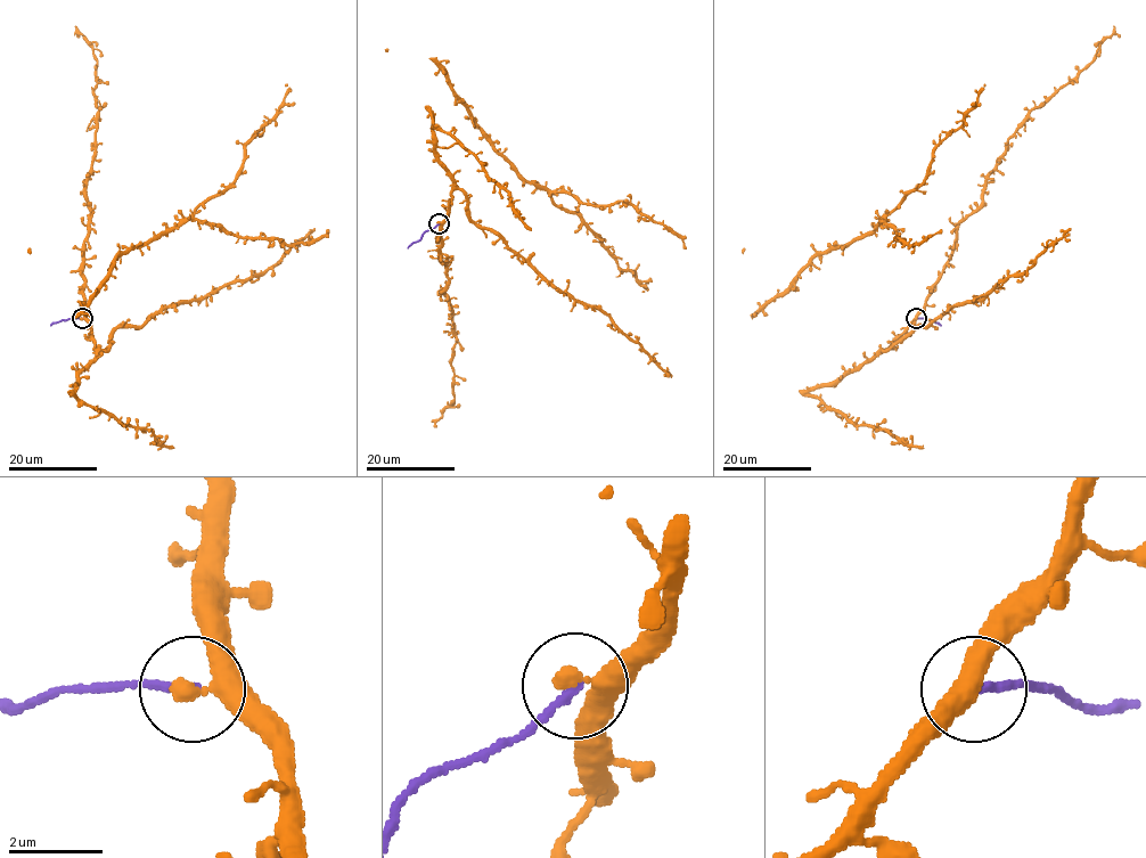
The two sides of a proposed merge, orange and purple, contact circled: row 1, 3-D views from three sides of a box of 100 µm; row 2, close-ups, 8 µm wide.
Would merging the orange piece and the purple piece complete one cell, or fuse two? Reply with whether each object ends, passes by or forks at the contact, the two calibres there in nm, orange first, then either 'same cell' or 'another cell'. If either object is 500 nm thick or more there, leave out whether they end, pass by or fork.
orange passes by; purple ends; calibres 320 and 170 nm; another cell

